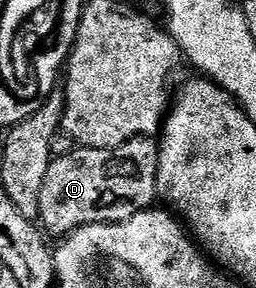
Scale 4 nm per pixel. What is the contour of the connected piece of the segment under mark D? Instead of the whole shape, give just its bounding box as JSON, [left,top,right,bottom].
[38,137,160,239]

